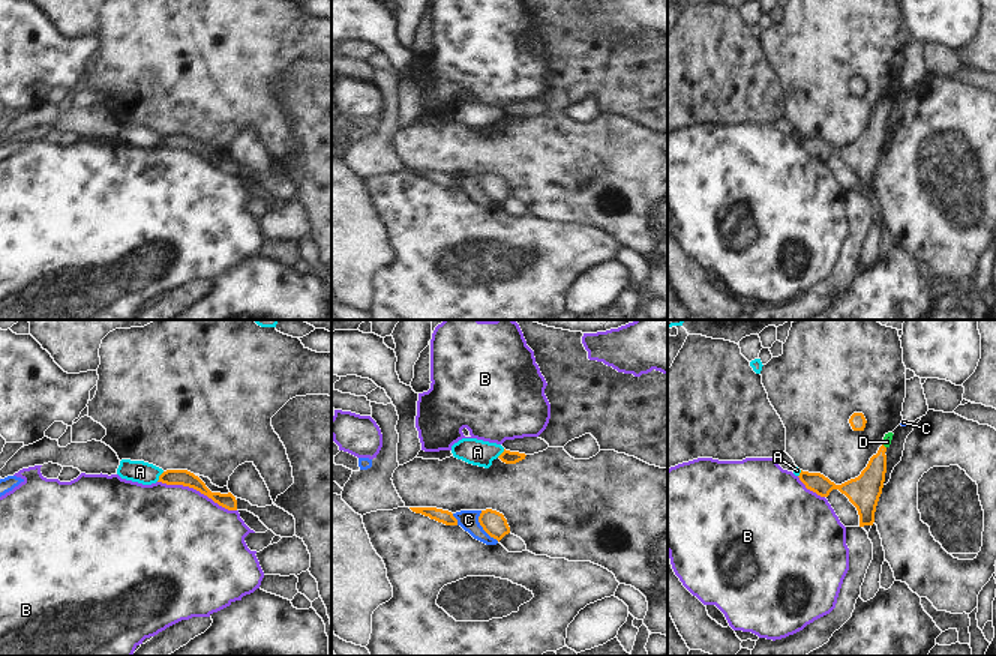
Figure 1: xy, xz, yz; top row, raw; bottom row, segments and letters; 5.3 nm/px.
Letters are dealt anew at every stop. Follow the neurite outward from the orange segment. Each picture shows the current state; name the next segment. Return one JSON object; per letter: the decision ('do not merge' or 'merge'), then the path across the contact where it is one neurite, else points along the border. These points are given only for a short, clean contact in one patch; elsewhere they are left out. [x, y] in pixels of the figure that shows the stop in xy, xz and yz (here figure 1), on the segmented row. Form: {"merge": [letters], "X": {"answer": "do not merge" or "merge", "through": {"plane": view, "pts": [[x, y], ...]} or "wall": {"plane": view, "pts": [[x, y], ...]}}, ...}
{"merge": ["D"], "A": {"answer": "do not merge", "wall": {"plane": "xy", "pts": [[164, 472], [156, 481]]}}, "B": {"answer": "do not merge", "wall": {"plane": "xy", "pts": [[158, 481], [192, 487], [219, 505], [236, 511]]}}, "C": {"answer": "do not merge", "wall": {"plane": "xz", "pts": [[480, 511], [480, 526], [498, 541]]}}, "D": {"answer": "merge", "through": {"plane": "yz", "pts": [[866, 488], [876, 469], [882, 445], [887, 440]]}}}

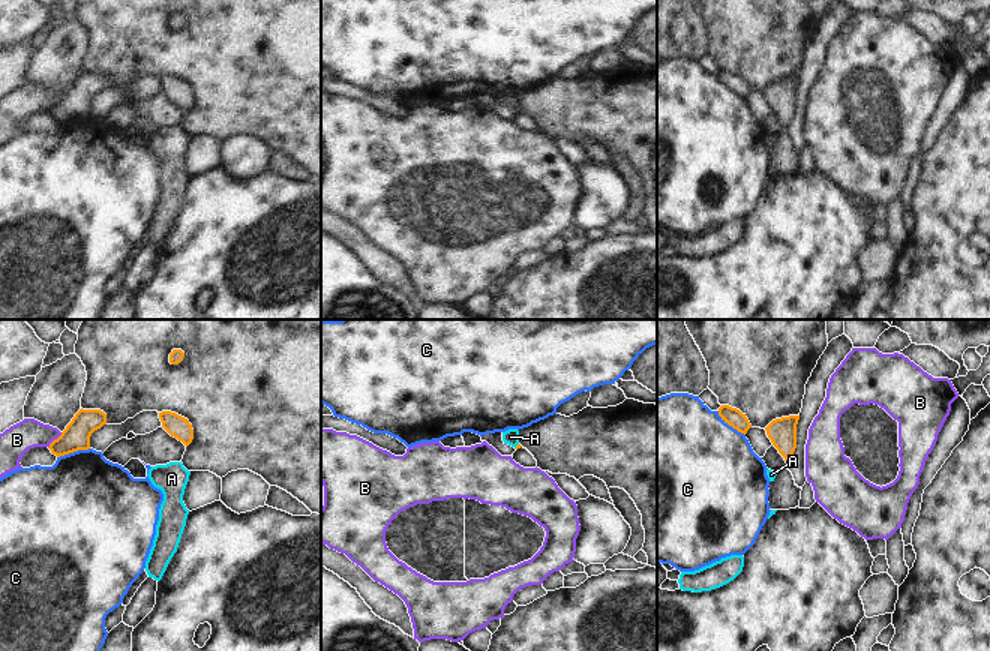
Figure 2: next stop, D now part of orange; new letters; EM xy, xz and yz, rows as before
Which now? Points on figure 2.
{"merge": [], "A": {"answer": "do not merge", "wall": {"plane": "xz", "pts": [[518, 443], [515, 447]]}}, "B": {"answer": "do not merge"}, "C": {"answer": "do not merge", "wall": {"plane": "yz", "pts": [[717, 411], [744, 435]]}}}

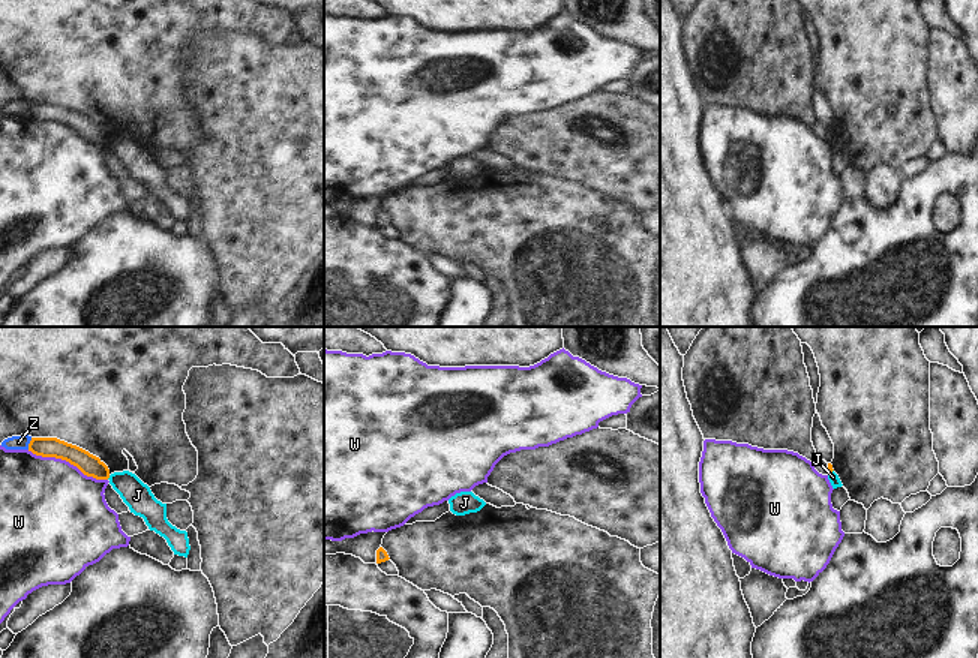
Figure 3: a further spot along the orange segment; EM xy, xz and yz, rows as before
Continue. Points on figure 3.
{"merge": [], "J": {"answer": "do not merge", "wall": {"plane": "xy", "pts": [[110, 475], [107, 478]]}}, "W": {"answer": "do not merge", "wall": {"plane": "xy", "pts": [[27, 450], [42, 456], [65, 459], [84, 474], [107, 480]]}}, "Z": {"answer": "do not merge", "wall": {"plane": "xy", "pts": [[32, 438], [27, 448]]}}}

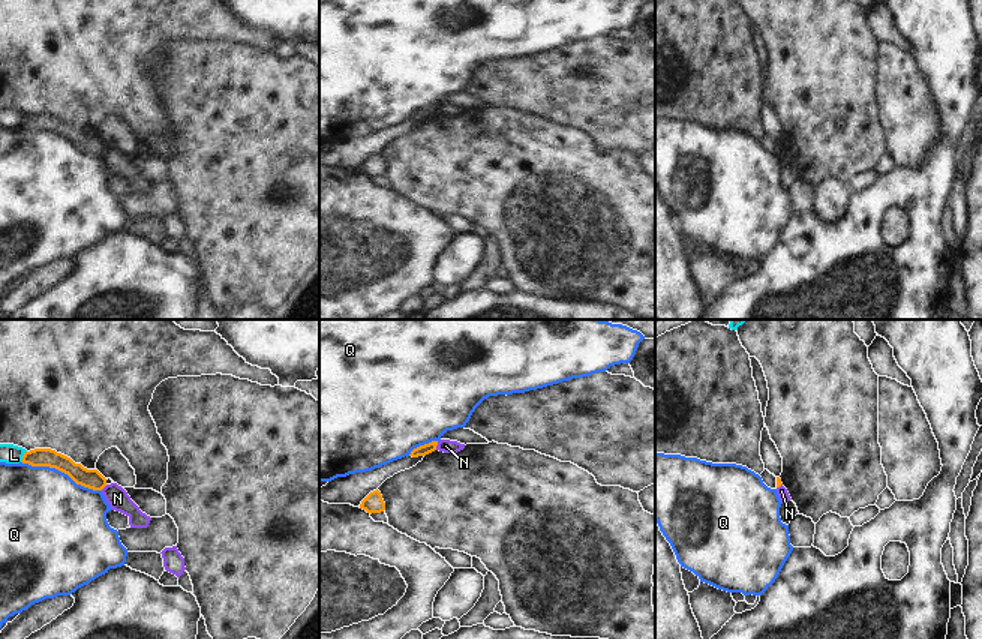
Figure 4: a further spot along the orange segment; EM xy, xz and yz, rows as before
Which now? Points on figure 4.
{"merge": [], "L": {"answer": "do not merge", "wall": {"plane": "xy", "pts": [[26, 450], [20, 461]]}}, "N": {"answer": "do not merge", "wall": {"plane": "xz", "pts": [[438, 443], [435, 449]]}}, "Q": {"answer": "do not merge", "wall": {"plane": "xy", "pts": [[21, 461], [54, 467], [77, 483], [101, 491]]}}}

